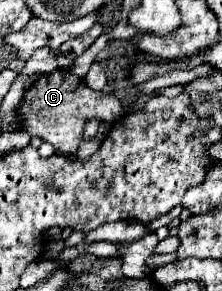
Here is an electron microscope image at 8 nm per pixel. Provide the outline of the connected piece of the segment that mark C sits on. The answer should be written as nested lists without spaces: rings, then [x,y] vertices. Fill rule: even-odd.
[[[55,69],[51,73],[37,75],[17,109],[19,131],[49,141],[59,155],[75,155],[79,143],[83,141],[83,129],[87,121],[117,121],[123,113],[123,105],[117,97],[91,89],[71,69]]]

